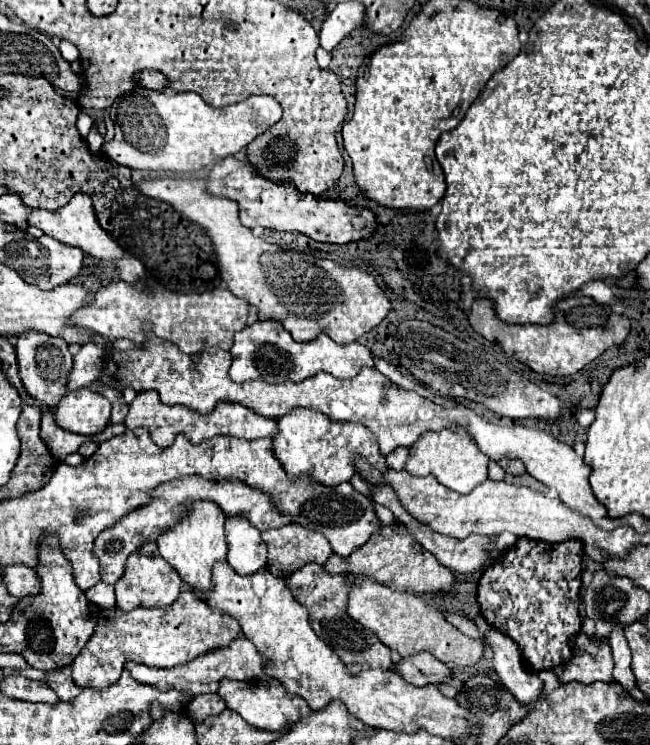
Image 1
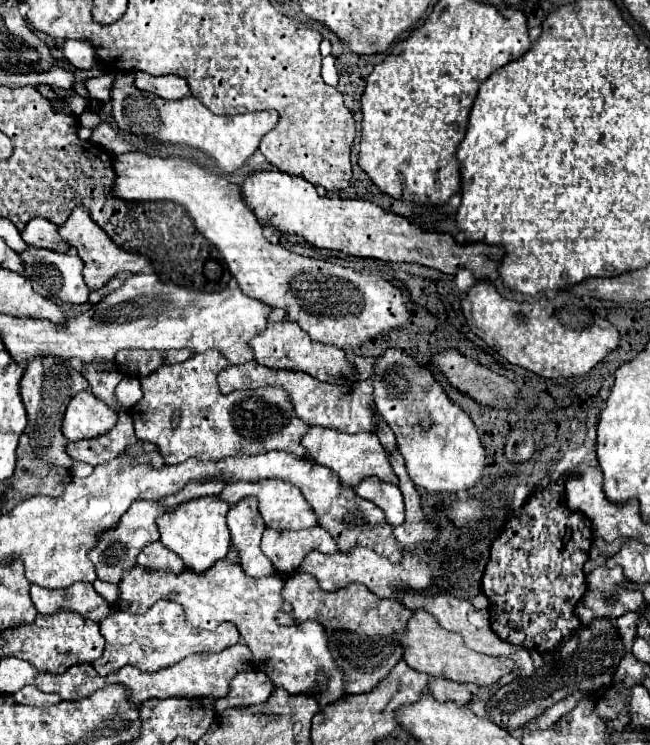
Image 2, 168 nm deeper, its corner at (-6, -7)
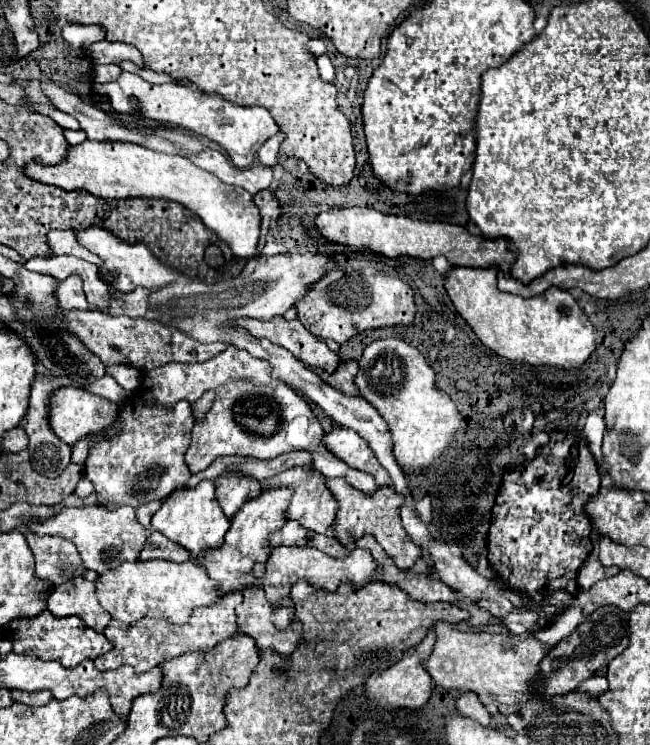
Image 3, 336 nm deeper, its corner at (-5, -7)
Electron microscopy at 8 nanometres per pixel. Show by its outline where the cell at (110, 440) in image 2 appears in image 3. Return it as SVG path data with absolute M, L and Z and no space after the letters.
M80 439L74 447L72 447L72 461L74 463L84 463L88 457L88 441L86 439Z

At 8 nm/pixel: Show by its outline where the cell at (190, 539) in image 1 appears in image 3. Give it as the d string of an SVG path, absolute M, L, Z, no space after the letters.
M200 481L196 487L180 487L172 491L162 507L152 515L152 527L166 535L170 541L182 545L192 555L200 555L208 547L218 547L224 543L224 535L230 527L230 521L224 517L224 511L220 509L220 503L214 495L214 483L212 481Z

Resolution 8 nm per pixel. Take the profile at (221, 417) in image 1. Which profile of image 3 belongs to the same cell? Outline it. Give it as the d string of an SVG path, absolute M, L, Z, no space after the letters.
M230 345L226 351L218 353L216 357L212 357L204 363L168 363L158 369L152 369L142 375L138 393L146 405L172 407L180 399L186 399L188 403L196 403L196 399L200 399L208 389L216 391L216 401L214 401L212 409L206 413L204 421L198 421L194 425L192 443L186 451L186 463L192 473L206 469L216 457L222 457L222 455L246 455L246 457L256 457L256 459L272 459L272 457L278 457L278 455L290 453L290 451L310 451L314 455L314 467L318 471L322 471L324 477L342 477L354 489L358 489L366 495L372 495L378 489L378 485L374 483L374 479L368 473L348 467L344 461L340 461L338 457L328 453L328 449L324 449L324 443L320 441L320 437L324 437L324 431L322 431L320 421L314 417L310 405L296 391L292 391L288 385L284 385L284 381L278 381L276 377L272 377L272 369L270 369L268 361L256 359L244 349L236 349L234 345Z

